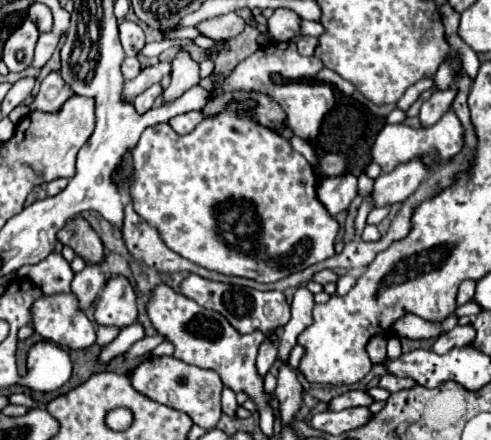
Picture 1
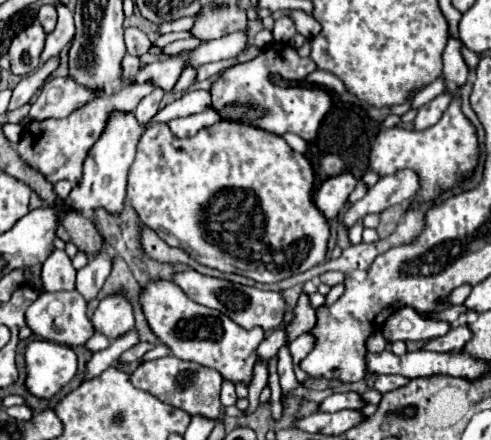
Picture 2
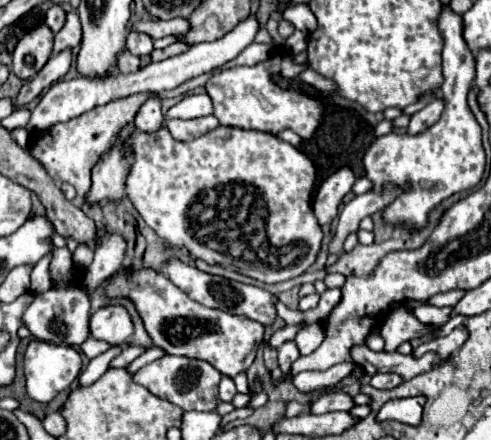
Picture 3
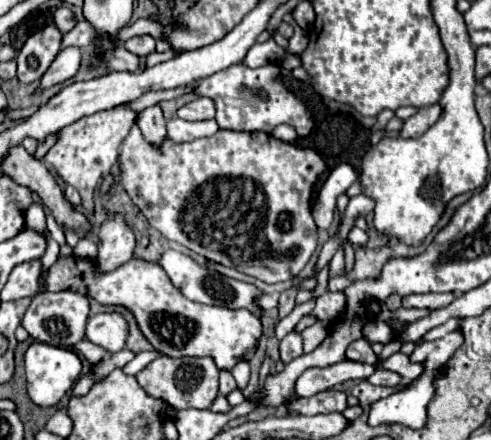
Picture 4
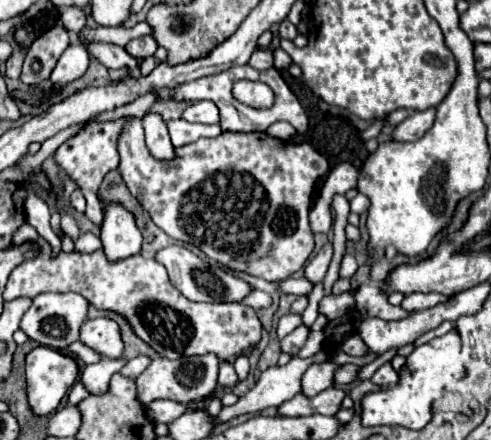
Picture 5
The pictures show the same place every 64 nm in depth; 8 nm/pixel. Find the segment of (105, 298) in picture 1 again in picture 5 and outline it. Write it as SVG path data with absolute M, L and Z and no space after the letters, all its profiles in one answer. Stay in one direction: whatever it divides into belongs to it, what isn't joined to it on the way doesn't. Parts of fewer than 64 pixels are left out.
M88 320L80 330L80 342L96 350L102 358L124 358L124 344L114 320Z

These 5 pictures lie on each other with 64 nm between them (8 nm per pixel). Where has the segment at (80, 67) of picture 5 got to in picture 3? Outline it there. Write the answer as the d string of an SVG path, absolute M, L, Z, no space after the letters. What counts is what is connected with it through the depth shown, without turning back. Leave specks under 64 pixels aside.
M70 48L54 54L48 60L48 64L30 82L24 82L24 88L18 94L16 106L24 106L24 104L32 102L36 96L40 96L44 90L48 90L54 82L60 82L72 68L72 62L74 62L74 54Z

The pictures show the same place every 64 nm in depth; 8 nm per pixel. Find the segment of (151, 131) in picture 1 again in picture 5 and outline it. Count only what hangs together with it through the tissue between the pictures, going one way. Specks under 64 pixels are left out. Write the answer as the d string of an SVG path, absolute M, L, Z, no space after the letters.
M128 118L118 138L118 152L122 180L152 216L156 226L170 238L190 242L212 260L268 282L280 282L292 276L310 258L314 250L314 234L308 224L310 198L316 180L328 172L328 160L308 142L292 144L272 138L266 132L222 132L218 138L204 138L176 148L176 160L162 162L148 152L142 120Z

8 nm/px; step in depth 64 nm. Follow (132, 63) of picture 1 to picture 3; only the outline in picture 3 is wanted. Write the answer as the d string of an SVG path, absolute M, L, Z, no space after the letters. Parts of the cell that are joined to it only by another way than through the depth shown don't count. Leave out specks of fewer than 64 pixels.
M122 50L116 60L118 60L118 62L116 62L116 68L118 68L120 72L128 72L128 74L130 74L130 72L136 72L136 70L140 68L140 58L134 56L134 54L130 54L128 50Z

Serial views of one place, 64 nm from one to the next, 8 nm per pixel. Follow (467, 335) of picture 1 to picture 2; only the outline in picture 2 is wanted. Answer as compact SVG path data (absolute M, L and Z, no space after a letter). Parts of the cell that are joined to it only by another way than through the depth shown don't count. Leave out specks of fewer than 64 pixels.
M458 326L454 330L450 330L446 336L440 336L440 338L434 338L434 340L428 340L424 344L424 350L432 350L432 352L458 352L464 348L464 344L472 338L472 332L468 326Z

